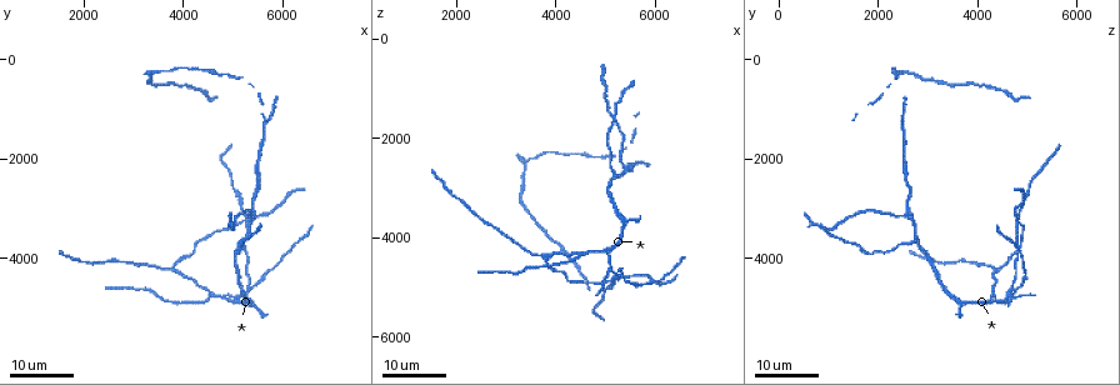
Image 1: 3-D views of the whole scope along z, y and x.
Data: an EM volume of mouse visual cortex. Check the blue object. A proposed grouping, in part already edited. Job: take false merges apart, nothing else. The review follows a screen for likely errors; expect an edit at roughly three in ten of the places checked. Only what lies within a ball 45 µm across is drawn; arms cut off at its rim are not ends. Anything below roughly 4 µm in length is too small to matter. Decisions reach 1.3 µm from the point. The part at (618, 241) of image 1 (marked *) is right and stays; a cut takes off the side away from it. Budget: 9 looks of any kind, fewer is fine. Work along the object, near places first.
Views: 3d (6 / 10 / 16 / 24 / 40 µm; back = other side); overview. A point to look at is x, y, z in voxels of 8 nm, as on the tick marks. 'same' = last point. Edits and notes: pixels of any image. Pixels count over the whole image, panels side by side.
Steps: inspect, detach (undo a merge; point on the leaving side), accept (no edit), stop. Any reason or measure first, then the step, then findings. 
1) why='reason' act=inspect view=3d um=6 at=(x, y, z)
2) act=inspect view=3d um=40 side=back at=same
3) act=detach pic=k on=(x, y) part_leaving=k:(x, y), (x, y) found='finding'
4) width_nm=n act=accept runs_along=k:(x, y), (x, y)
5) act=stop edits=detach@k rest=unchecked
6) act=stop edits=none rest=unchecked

why='a fork' act=inspect view=3d um=16 at=(4550, 4750, 4400)

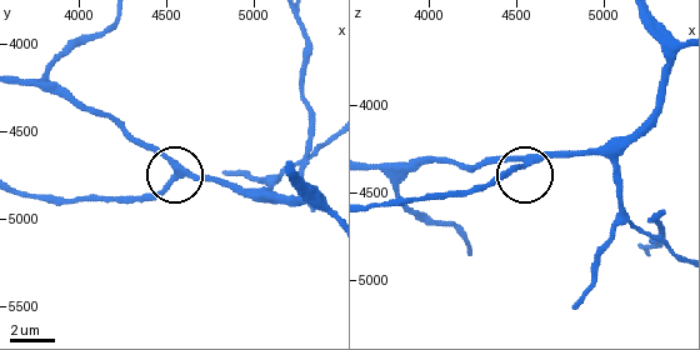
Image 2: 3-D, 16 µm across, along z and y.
act=inspect view=3d um=10 at=(4540, 4760, 4360)

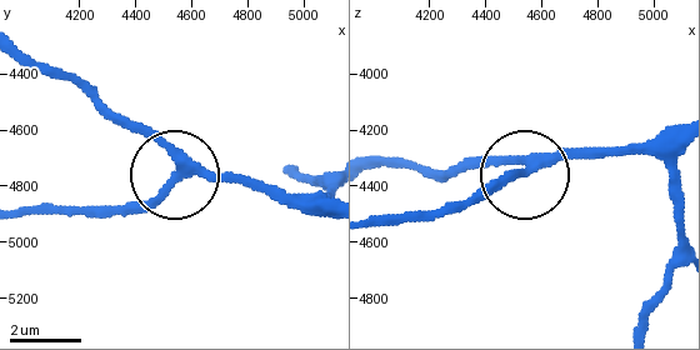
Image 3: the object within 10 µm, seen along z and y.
width_nm=260 act=accept runs_along=3:(323, 205), (224, 179), (179, 179), (110, 211) found='one cell here'

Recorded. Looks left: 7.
why='a fork' act=inspect view=3d um=16 at=(5350, 3100, 2550)

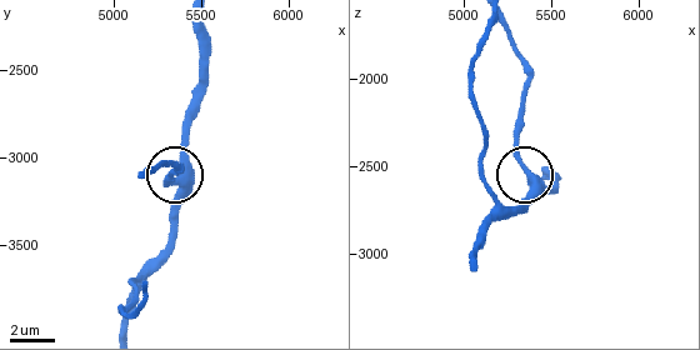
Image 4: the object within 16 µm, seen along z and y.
act=inspect view=3d um=10 at=(5360, 3140, 2540)

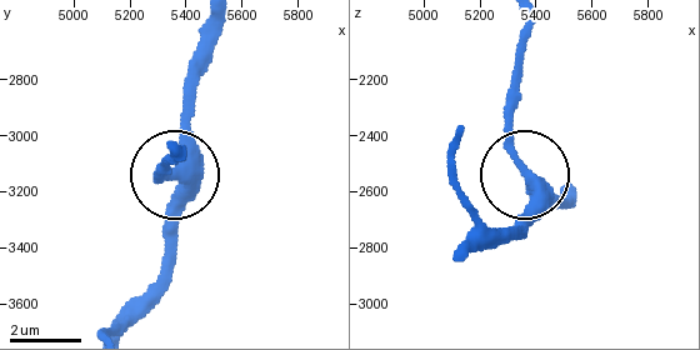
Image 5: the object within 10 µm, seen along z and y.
arms=3 act=accept found='continuous, no second cell'

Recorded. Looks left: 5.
why='three arms meet' act=inspect view=3d um=24 at=(5150, 3650, 2750)

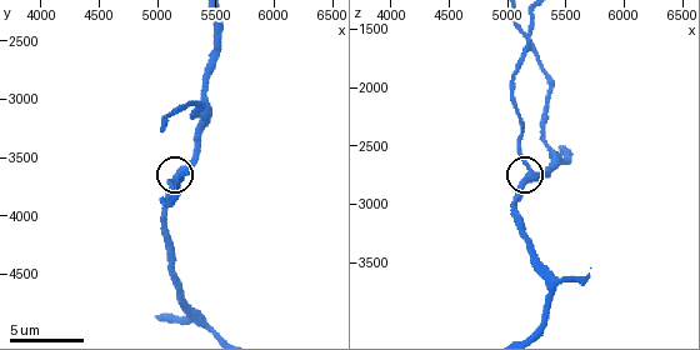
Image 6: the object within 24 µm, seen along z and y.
act=inspect view=3d um=6 at=same

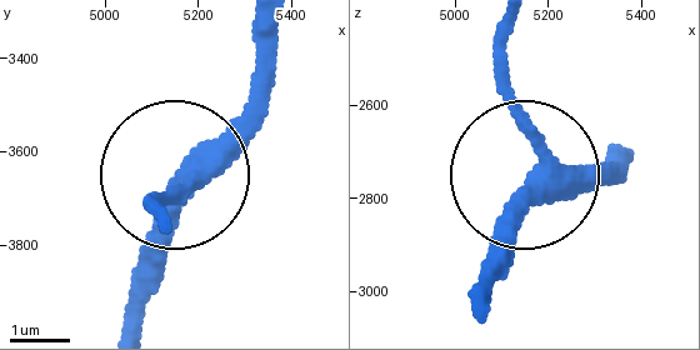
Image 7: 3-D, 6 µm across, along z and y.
act=accept runs_along=7:(486, 311), (486, 266), (531, 163), (501, 28) found='one cell here'

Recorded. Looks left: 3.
why='thin neck' act=inspect view=3d um=16 at=(5000, 2400, 5100)

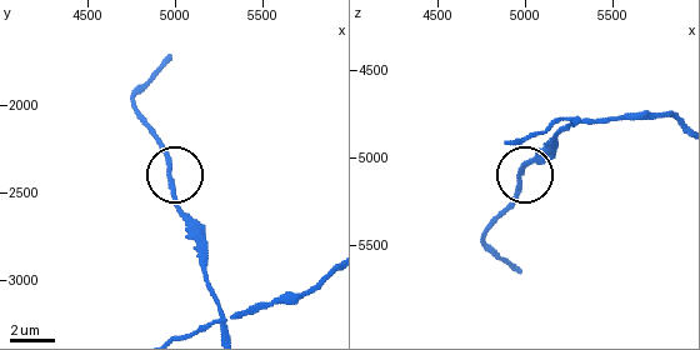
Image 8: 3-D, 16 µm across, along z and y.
act=inspect view=3d um=6 at=(4960, 2380, 5120)

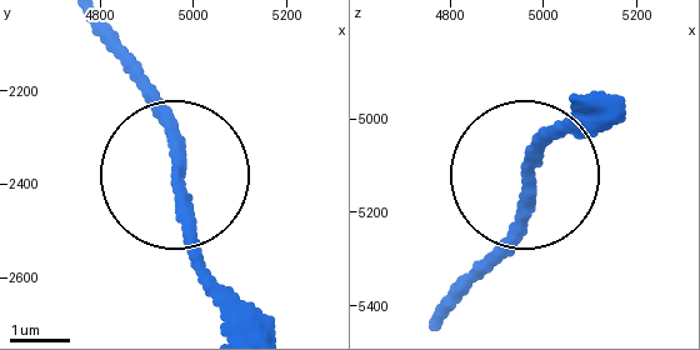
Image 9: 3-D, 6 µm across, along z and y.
width_nm=200 act=accept runs_along=9:(585, 106), (540, 151), (525, 221), (475, 276) found='one cell here'

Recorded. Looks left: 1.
act=stop edits=none rest=unchecked

